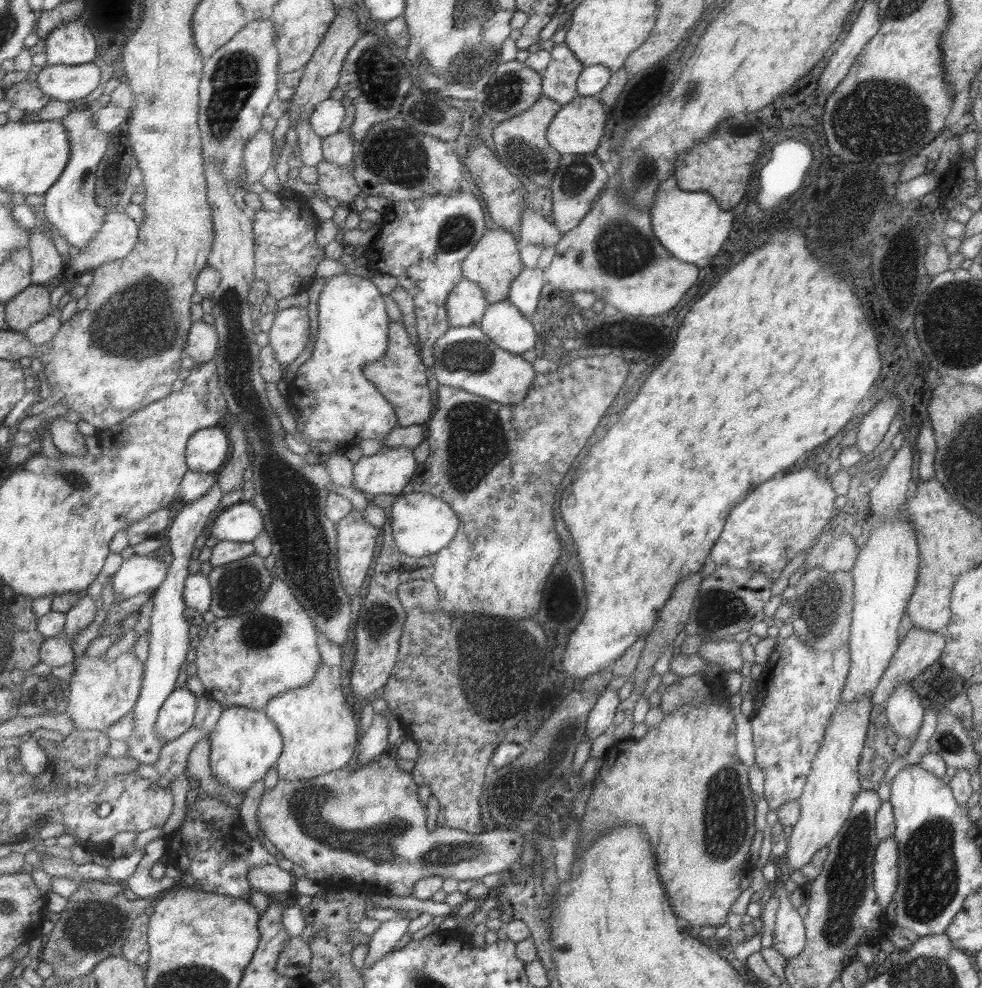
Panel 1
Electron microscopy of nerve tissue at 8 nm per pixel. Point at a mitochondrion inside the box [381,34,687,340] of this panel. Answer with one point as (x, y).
(622, 249)

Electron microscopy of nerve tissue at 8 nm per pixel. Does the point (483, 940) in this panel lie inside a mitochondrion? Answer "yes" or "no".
no

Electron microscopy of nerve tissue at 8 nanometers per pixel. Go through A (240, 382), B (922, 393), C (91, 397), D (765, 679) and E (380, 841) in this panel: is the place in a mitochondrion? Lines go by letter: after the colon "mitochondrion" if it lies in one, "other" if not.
A: mitochondrion
B: other
C: other
D: other
E: mitochondrion

